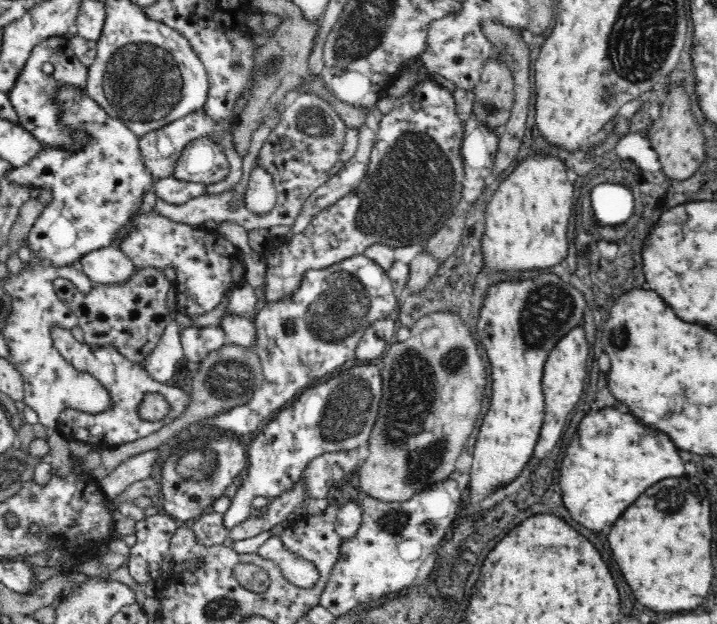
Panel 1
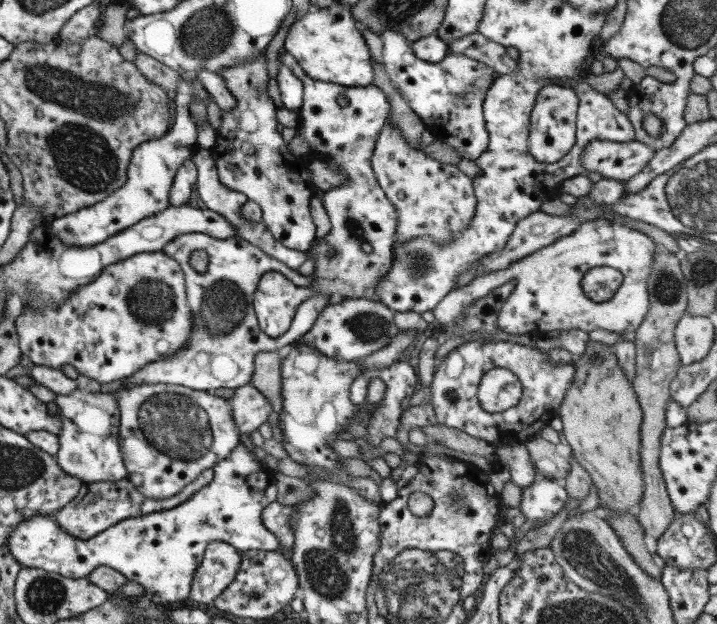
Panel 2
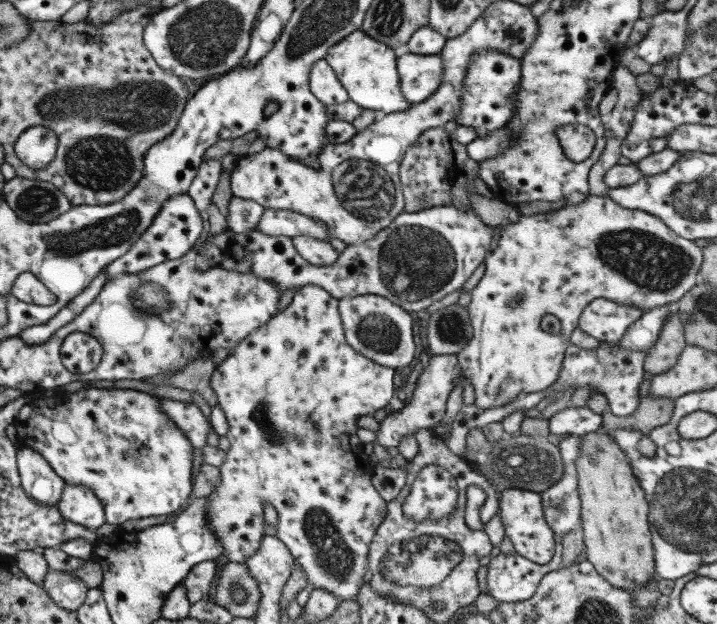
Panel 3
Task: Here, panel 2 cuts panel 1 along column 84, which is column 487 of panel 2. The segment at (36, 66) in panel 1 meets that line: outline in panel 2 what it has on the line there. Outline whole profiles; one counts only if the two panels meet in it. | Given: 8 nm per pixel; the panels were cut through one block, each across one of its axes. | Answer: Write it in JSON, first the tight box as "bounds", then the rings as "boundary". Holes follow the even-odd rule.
{"bounds":[381,28,495,162],"boundary":[[[393,28],[383,30],[381,44],[383,70],[387,72],[391,84],[401,92],[405,106],[417,118],[421,118],[425,130],[429,130],[435,140],[449,142],[461,158],[475,162],[489,144],[489,134],[483,120],[483,100],[495,70],[483,62],[455,52],[447,52],[445,60],[439,64],[423,62],[415,56],[411,44],[399,32],[393,32]]]}

